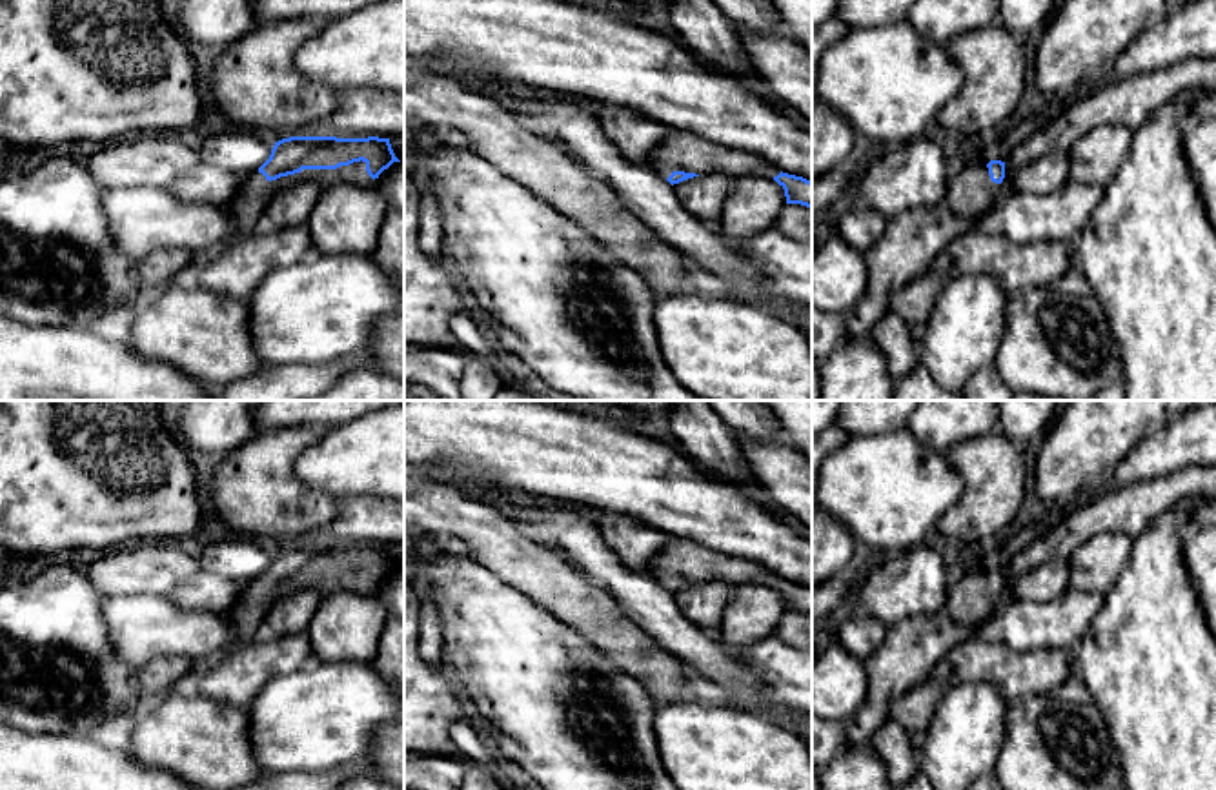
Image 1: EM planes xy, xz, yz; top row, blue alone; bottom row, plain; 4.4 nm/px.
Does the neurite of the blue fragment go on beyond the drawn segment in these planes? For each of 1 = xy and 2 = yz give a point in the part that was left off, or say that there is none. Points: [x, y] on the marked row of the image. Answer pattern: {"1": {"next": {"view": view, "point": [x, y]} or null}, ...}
{"1": {"next": {"view": "xy", "point": [250, 204]}}, "2": {"next": {"view": "yz", "point": [972, 193]}}}

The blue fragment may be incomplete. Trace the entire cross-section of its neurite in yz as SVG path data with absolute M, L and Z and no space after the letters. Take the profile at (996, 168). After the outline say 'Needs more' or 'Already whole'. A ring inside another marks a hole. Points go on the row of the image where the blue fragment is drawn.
M959 158L954 162L950 187L943 204L956 215L981 222L994 208L1001 182L1005 178L1005 162L978 158Z. Needs more

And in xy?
M289 137L275 142L269 158L228 202L233 222L240 233L251 235L269 200L284 187L315 180L322 187L339 182L371 186L393 162L400 162L390 138L337 138L337 137Z. Needs more

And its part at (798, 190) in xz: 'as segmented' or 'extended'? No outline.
extended

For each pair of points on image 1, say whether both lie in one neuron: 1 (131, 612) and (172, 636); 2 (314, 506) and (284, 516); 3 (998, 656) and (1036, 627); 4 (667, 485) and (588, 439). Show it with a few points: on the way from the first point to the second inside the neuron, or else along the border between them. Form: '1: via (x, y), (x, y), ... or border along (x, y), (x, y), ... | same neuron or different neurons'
1: via (141, 621), (146, 627), (162, 628) | same neuron
2: via (306, 512), (292, 512) | same neuron
3: border along (1003, 641), (1018, 650), (1053, 647) | different neurons
4: via (647, 479), (618, 468), (608, 459) | same neuron

